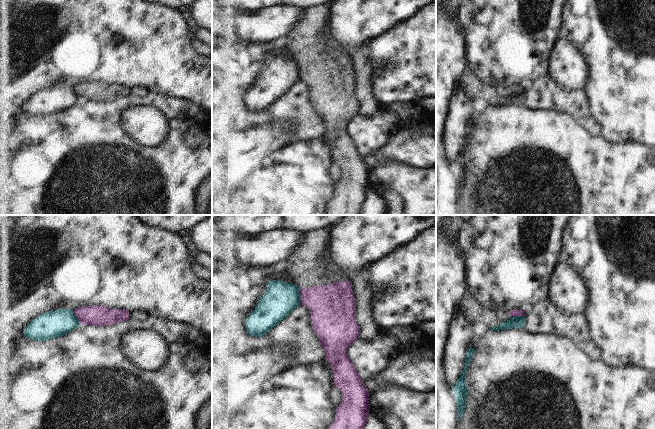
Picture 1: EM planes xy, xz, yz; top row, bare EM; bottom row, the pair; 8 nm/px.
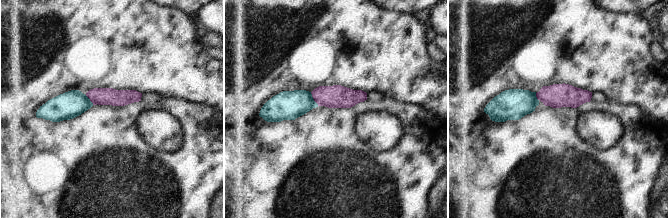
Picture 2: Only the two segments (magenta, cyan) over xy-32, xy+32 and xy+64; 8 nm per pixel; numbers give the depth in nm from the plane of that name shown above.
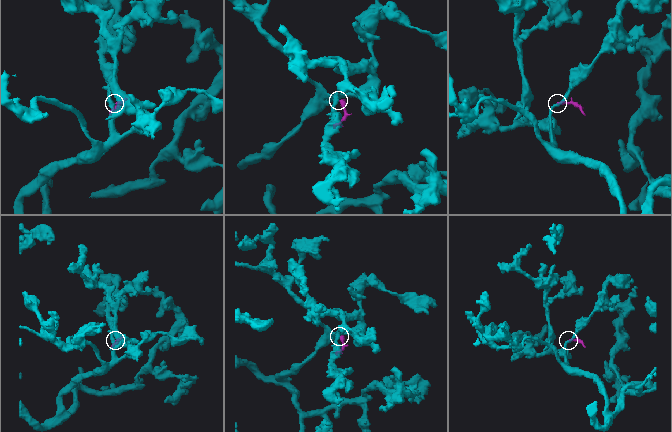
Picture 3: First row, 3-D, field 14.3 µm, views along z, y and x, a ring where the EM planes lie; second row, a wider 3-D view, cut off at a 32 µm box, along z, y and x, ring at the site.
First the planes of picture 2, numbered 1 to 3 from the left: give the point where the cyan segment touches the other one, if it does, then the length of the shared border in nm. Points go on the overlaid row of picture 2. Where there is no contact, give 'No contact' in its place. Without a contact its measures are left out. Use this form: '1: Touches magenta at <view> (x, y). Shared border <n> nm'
1: Touches magenta at xy-32 (90, 100). Shared border 100 nm
2: Touches magenta at xy+32 (313, 98). Shared border 130 nm
3: Touches magenta at xy+64 (536, 96). Shared border 70 nm

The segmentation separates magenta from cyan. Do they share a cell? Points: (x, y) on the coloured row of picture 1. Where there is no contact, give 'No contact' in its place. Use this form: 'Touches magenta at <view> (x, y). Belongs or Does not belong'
Touches magenta at xy (77, 317). Does not belong

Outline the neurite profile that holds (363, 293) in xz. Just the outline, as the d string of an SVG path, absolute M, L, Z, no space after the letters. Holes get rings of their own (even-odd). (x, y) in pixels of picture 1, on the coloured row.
M349 269L346 273L352 283L356 302L356 323L360 326L360 340L369 341L378 335L380 328L372 318L374 292L368 284L369 274L362 269Z

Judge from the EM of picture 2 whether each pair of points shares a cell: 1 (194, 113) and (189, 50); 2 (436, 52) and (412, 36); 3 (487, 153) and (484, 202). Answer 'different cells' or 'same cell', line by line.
1: different cells
2: different cells
3: same cell

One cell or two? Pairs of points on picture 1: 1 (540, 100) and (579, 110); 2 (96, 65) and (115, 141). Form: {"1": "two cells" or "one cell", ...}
{"1": "one cell", "2": "two cells"}

